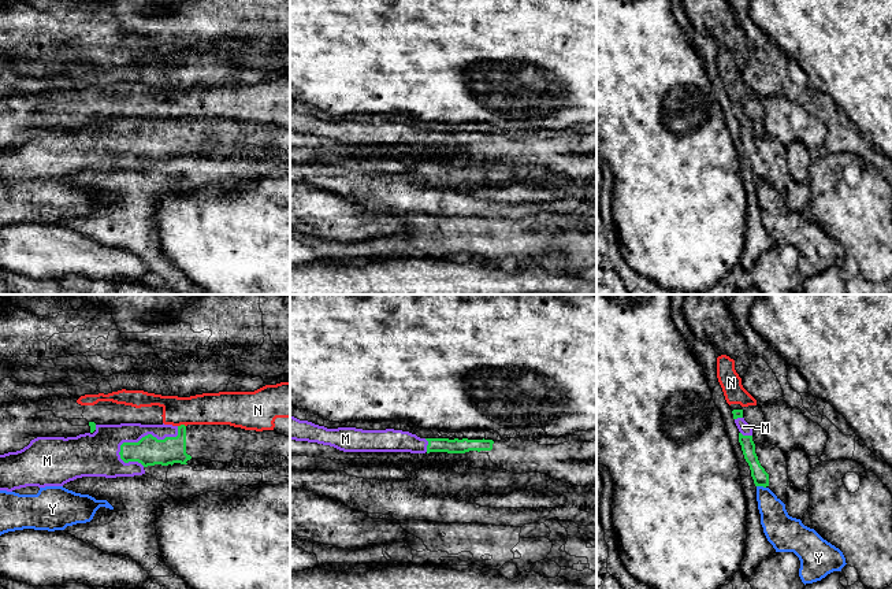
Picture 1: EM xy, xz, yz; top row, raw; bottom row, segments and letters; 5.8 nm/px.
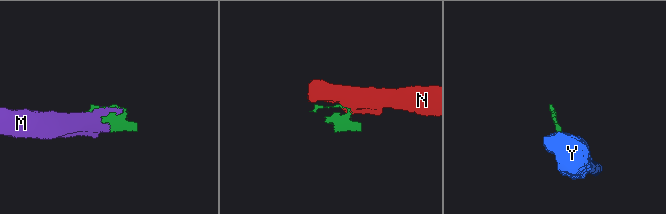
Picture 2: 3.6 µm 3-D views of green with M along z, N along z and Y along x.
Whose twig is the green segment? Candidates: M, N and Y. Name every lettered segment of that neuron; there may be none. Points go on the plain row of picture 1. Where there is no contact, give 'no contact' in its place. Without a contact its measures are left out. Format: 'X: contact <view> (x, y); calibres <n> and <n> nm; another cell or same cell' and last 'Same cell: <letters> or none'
M: contact xy (148, 128); calibres 170 and 170 nm; same cell
N: contact xy (181, 118); calibres 170 and 190 nm; another cell
Y: contact yz (761, 178); calibres 100 and 170 nm; another cell
Same cell: M

